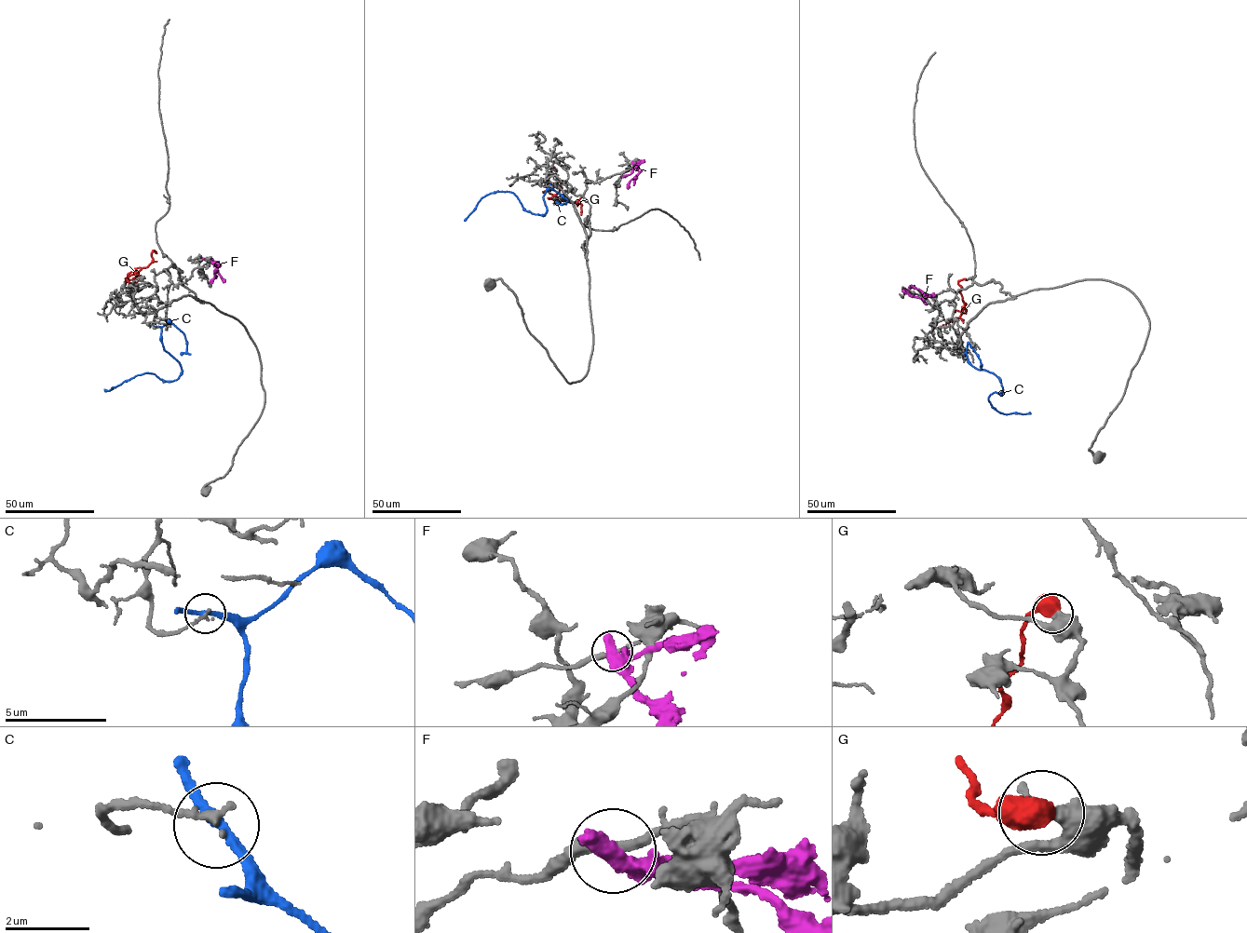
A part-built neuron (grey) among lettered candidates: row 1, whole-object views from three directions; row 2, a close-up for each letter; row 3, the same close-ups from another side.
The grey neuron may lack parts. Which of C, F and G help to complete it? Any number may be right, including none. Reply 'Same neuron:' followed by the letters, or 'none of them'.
Same neuron: G

